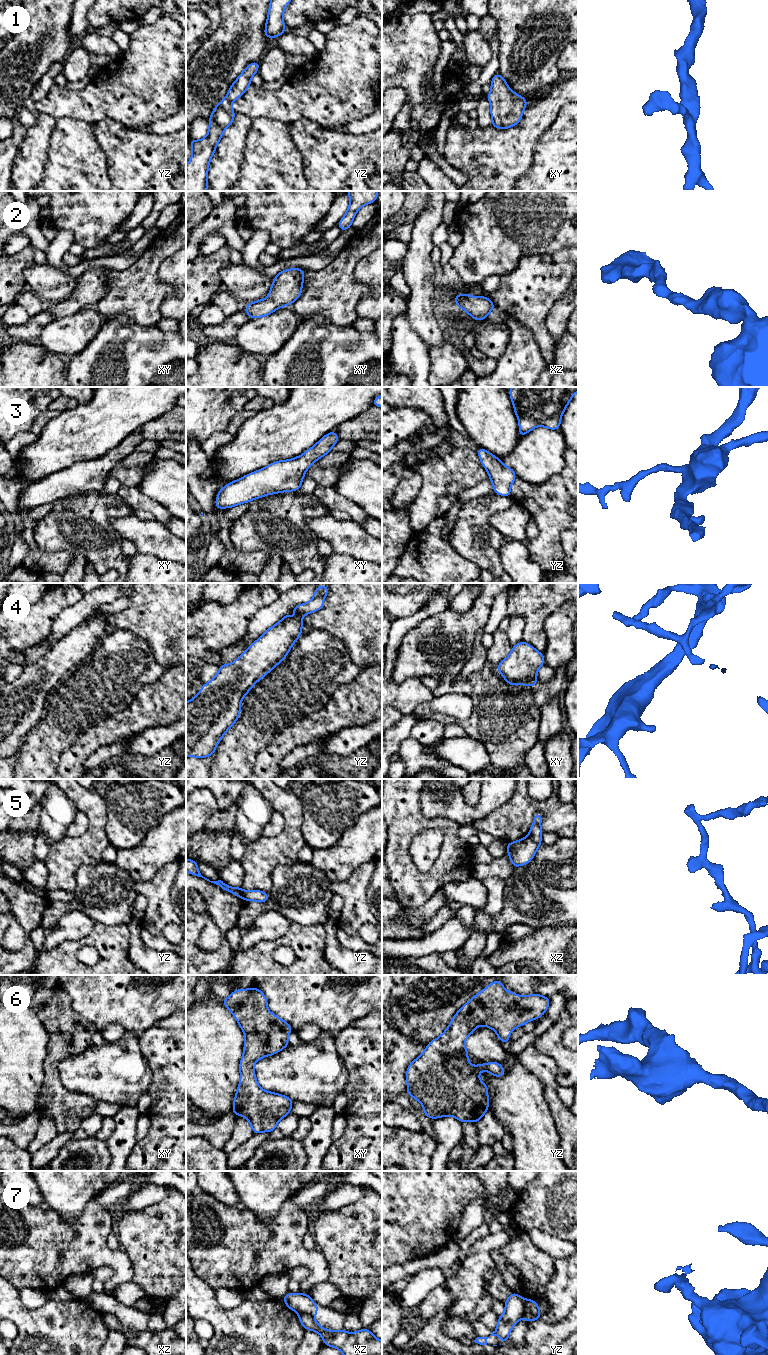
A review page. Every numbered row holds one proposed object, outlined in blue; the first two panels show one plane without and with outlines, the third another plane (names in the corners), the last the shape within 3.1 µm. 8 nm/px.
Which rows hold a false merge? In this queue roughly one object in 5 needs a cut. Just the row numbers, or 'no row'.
5, 7

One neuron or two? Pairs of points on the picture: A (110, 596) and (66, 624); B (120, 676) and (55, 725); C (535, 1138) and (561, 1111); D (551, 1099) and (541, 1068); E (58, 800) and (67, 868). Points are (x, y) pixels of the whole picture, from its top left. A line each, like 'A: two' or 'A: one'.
A: one
B: one
C: two
D: one
E: two

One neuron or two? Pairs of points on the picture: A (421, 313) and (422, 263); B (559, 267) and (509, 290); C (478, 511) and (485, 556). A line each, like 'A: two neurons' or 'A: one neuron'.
A: one neuron
B: one neuron
C: one neuron

